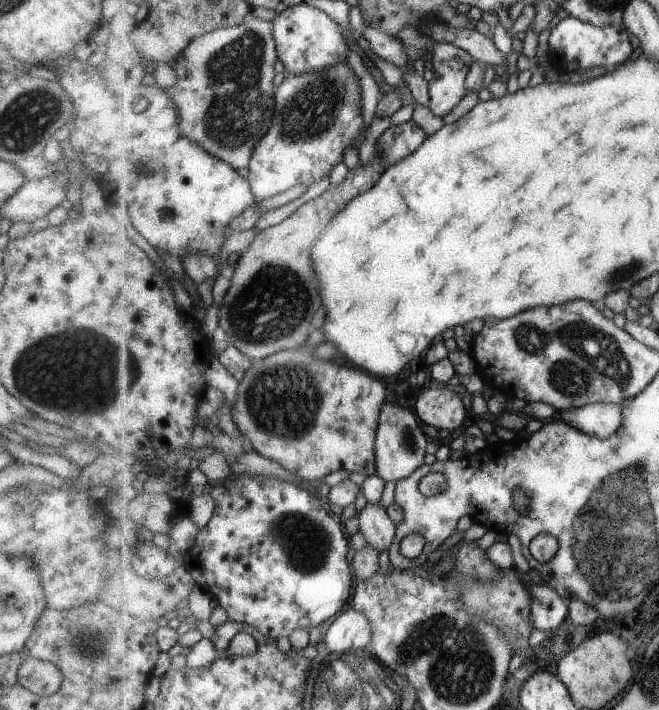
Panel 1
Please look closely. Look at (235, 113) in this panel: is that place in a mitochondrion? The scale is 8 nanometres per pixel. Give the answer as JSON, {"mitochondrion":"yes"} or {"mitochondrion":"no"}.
{"mitochondrion":"yes"}

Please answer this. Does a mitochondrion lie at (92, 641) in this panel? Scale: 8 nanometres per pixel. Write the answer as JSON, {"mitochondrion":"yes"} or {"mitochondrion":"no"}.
{"mitochondrion":"yes"}

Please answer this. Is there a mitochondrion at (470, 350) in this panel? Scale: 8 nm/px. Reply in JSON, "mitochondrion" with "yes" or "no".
{"mitochondrion":"no"}

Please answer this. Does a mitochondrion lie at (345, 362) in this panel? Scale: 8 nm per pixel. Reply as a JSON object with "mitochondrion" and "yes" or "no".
{"mitochondrion":"no"}

